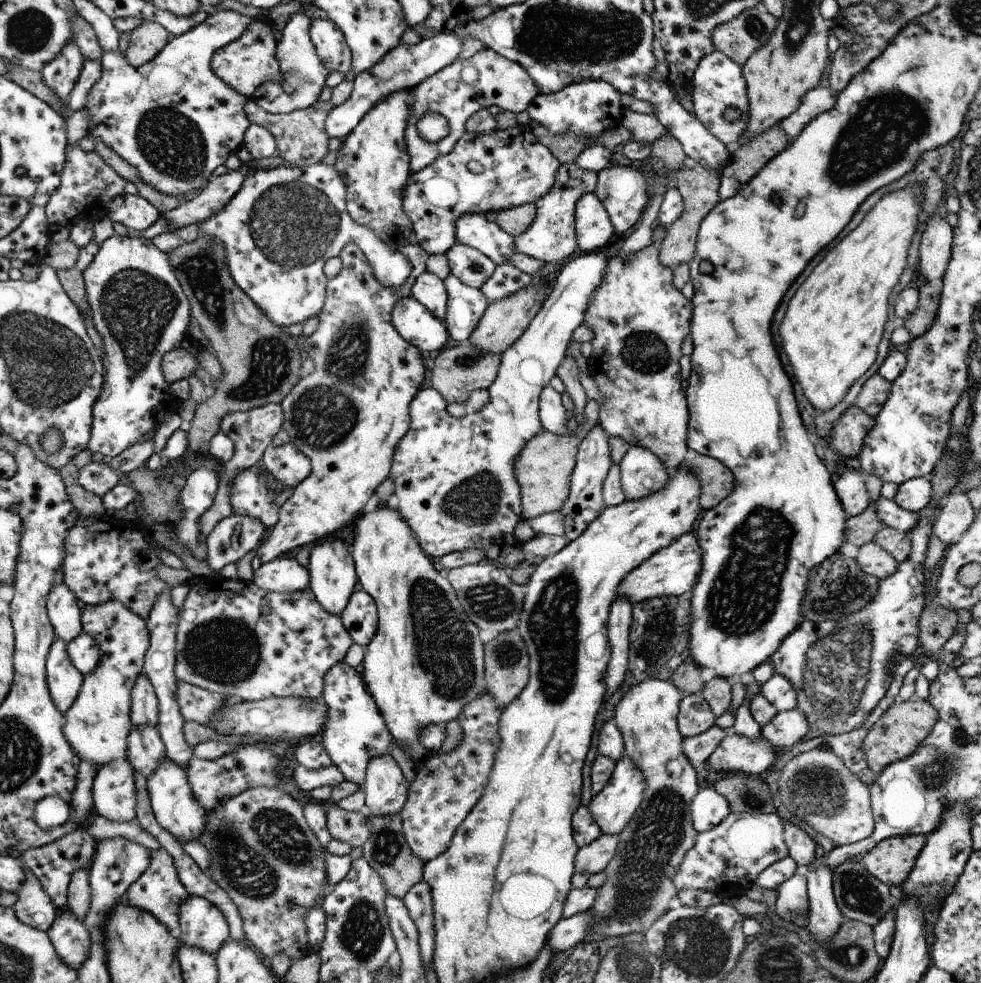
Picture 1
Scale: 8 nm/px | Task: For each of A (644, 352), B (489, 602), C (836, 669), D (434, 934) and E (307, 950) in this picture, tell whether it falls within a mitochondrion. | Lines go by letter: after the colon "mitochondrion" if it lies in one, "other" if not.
A: mitochondrion
B: mitochondrion
C: mitochondrion
D: other
E: other

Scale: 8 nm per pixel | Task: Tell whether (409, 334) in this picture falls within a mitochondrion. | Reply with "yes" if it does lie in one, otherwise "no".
no

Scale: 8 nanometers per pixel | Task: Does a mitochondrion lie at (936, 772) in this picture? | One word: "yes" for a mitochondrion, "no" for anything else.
yes

